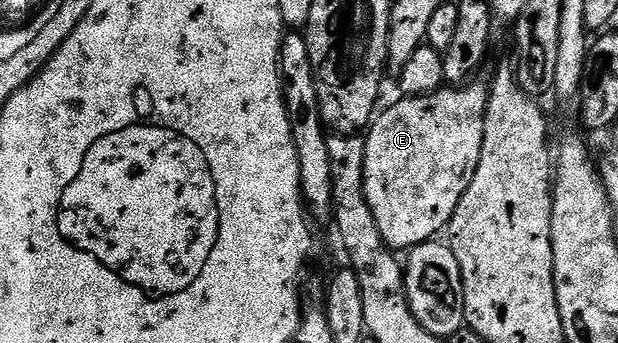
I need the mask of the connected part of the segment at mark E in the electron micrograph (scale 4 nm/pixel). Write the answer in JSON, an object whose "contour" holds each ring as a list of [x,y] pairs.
{"contour":[[[467,83],[462,87],[444,87],[435,90],[433,93],[426,93],[420,97],[404,96],[403,101],[396,105],[391,105],[387,110],[380,112],[372,120],[365,133],[367,146],[365,147],[365,199],[373,211],[373,219],[377,219],[377,231],[381,231],[381,239],[386,243],[388,249],[392,251],[410,251],[414,245],[419,245],[423,241],[430,241],[438,238],[451,223],[451,217],[457,211],[457,203],[465,195],[469,183],[475,178],[475,172],[481,159],[481,147],[483,146],[483,132],[485,131],[485,111],[487,110],[488,86]]]}

